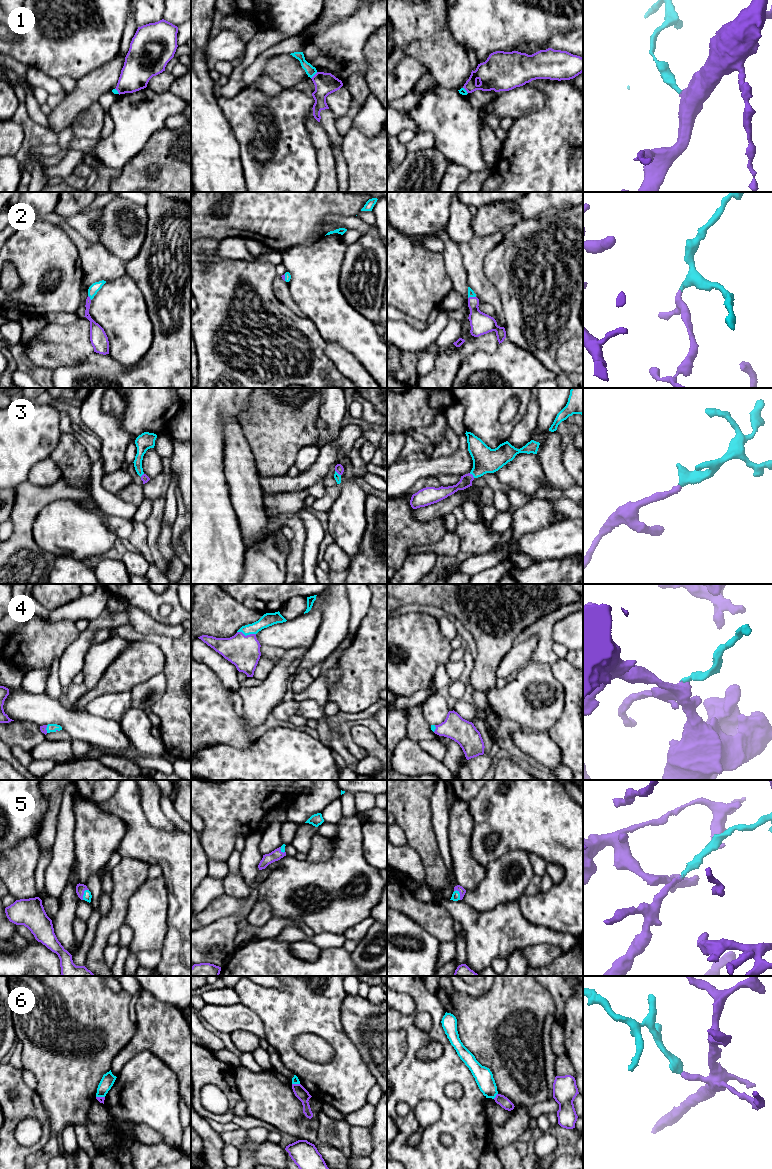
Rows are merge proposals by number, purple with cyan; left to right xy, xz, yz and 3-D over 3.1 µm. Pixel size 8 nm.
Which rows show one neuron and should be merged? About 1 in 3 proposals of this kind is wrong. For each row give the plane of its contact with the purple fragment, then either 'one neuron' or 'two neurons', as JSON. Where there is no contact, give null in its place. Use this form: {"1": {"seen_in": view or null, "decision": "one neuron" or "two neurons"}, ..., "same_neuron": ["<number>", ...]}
{"1": {"seen_in": "xz", "decision": "two neurons"}, "2": {"seen_in": "xy", "decision": "one neuron"}, "3": {"seen_in": "xz", "decision": "one neuron"}, "4": {"seen_in": "xz", "decision": "one neuron"}, "5": {"seen_in": "xy", "decision": "one neuron"}, "6": {"seen_in": "yz", "decision": "two neurons"}, "same_neuron": ["2", "3", "4", "5"]}

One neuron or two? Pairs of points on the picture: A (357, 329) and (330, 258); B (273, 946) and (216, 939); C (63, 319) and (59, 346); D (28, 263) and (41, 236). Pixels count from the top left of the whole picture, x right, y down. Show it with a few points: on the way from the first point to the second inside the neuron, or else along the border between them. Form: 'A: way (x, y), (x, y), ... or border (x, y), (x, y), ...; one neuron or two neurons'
A: way (339, 311), (330, 302), (330, 276); one neuron
B: border (236, 949), (224, 965); two neurons
C: border (80, 316), (71, 323), (47, 323); two neurons
D: way (35, 256), (40, 251), (41, 243); one neuron

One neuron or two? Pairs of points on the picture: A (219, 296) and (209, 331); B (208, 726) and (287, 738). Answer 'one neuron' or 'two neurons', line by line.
A: one neuron
B: two neurons

